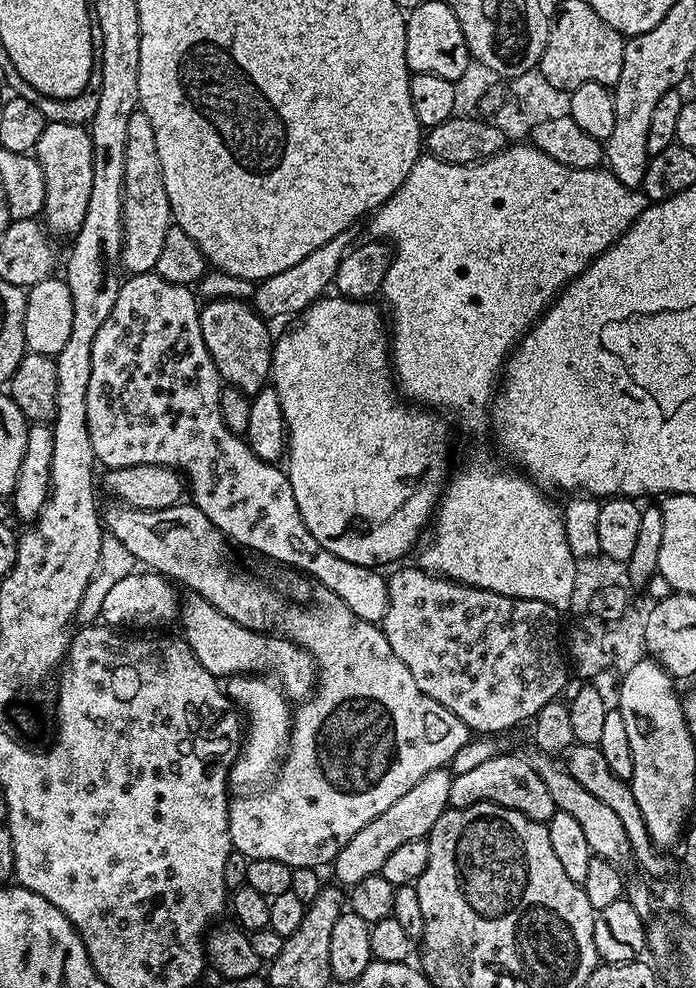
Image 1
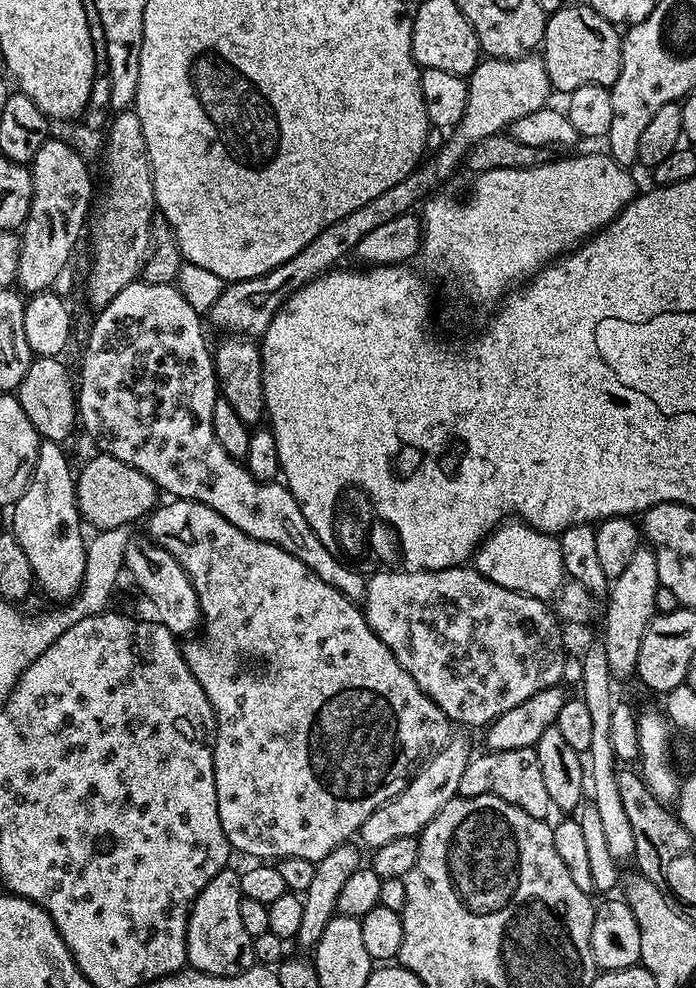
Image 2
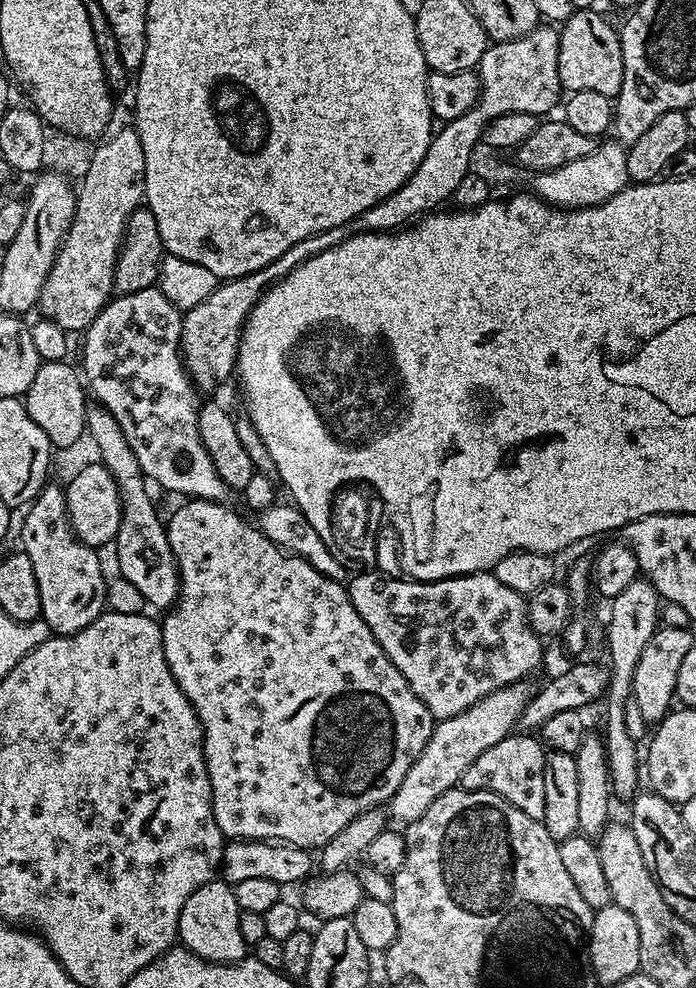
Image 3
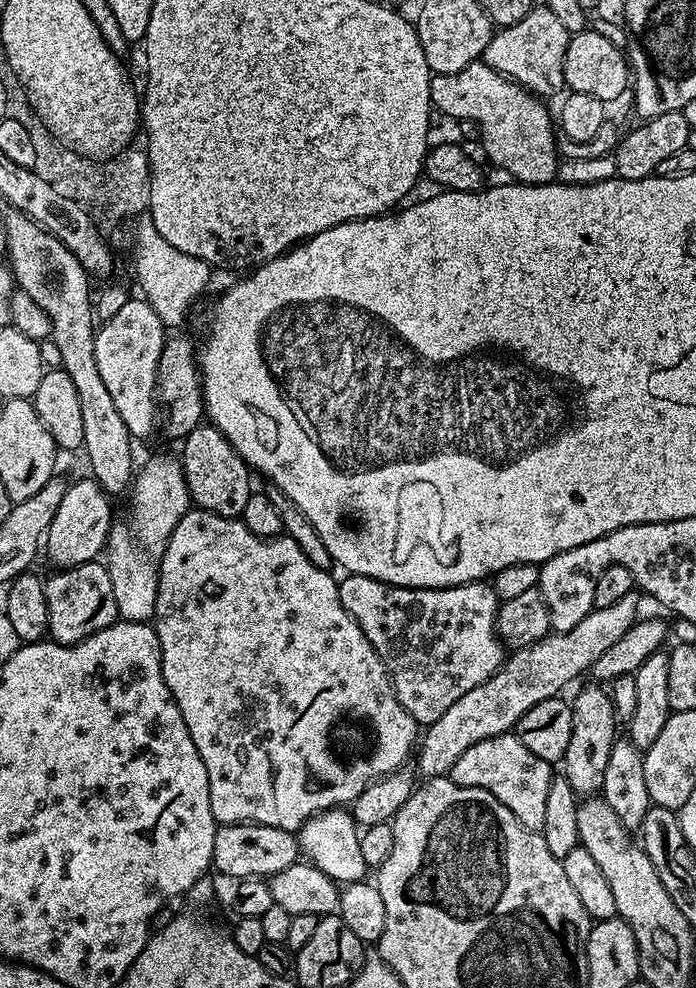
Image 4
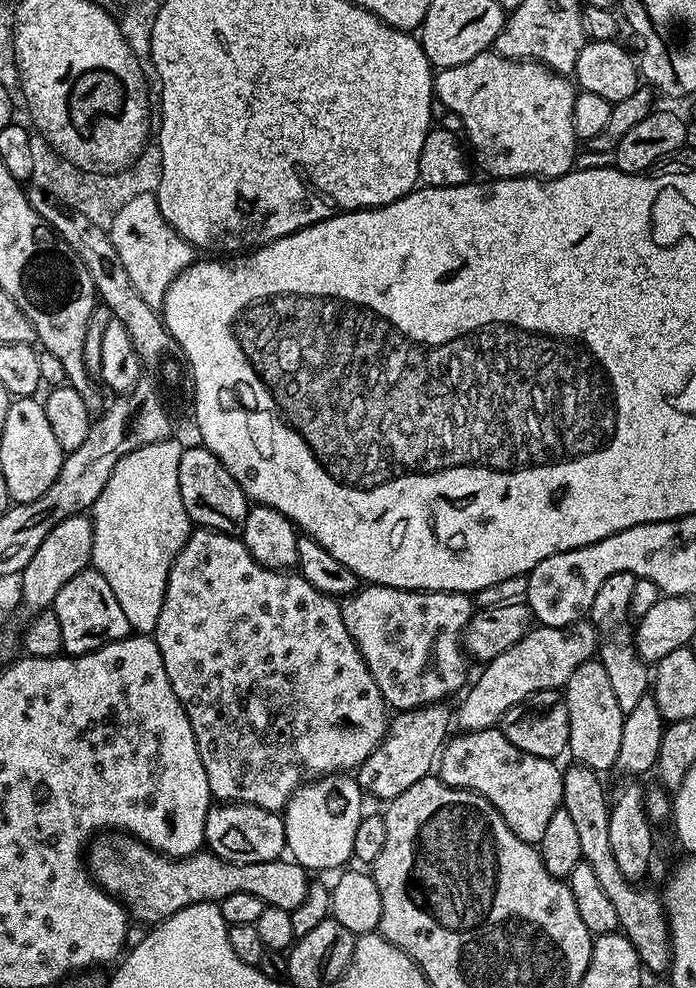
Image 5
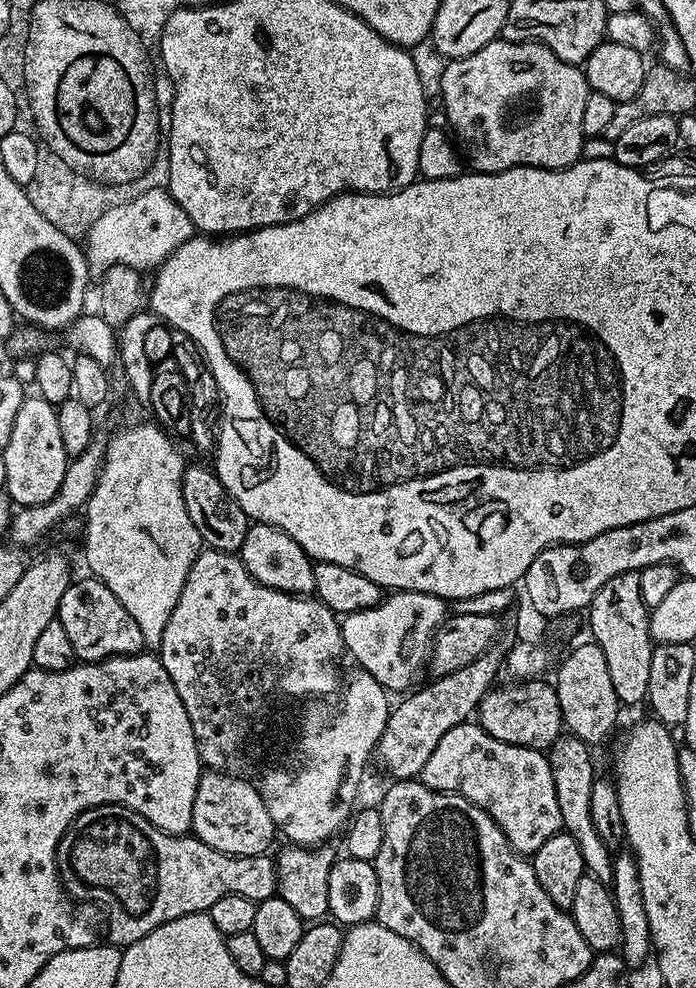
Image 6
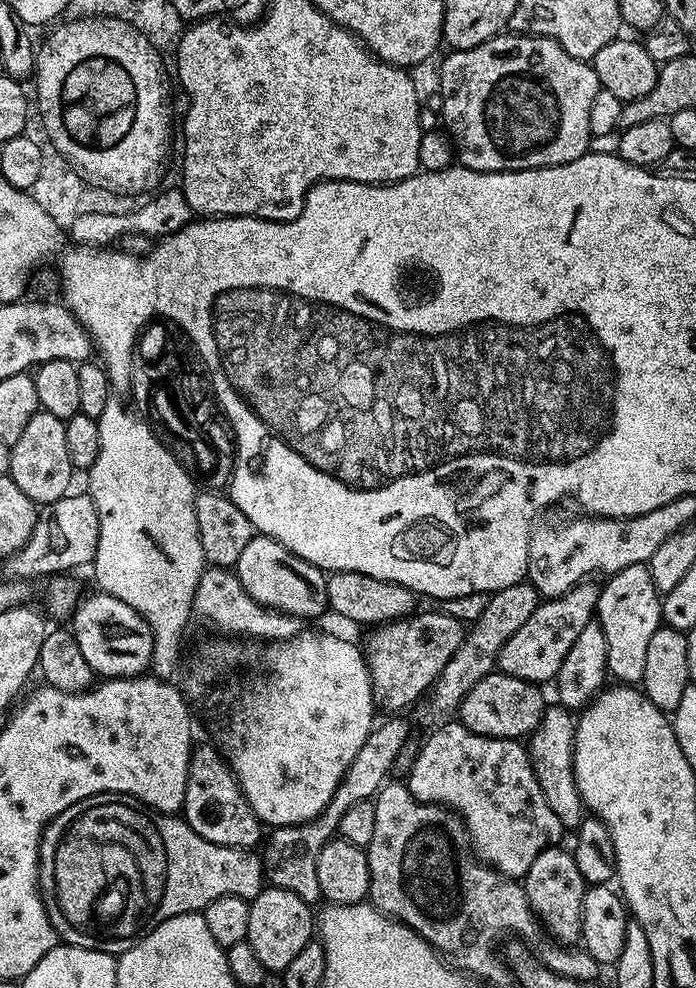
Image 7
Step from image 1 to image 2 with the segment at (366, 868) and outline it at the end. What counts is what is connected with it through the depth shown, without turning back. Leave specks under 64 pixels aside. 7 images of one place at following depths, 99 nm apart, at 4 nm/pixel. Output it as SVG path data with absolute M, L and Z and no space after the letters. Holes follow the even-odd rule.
M449 739L448 745L442 750L427 757L408 785L395 798L378 806L378 810L374 810L370 818L366 818L358 833L359 843L365 849L368 847L368 850L375 850L380 846L386 846L386 842L394 842L394 838L419 837L424 827L434 818L434 814L438 814L438 810L442 810L446 802L460 795L458 782L462 782L462 774L474 755L474 749L466 741L456 739Z

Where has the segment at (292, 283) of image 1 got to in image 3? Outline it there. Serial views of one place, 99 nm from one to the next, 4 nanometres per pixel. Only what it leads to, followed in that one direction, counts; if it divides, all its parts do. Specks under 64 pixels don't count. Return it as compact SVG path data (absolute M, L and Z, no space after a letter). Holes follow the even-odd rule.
M538 26L525 36L489 43L478 65L480 96L476 99L475 106L466 110L466 114L447 121L442 134L432 138L422 162L418 162L418 170L414 170L414 174L410 174L410 178L402 182L402 186L398 186L394 194L390 194L382 202L342 226L334 226L310 238L302 238L302 242L294 242L294 246L290 246L290 250L286 250L282 258L274 258L270 266L262 266L262 270L254 270L254 274L217 283L216 289L208 298L185 311L180 350L193 385L201 393L212 394L228 375L233 375L236 349L240 347L244 323L264 293L283 276L302 266L302 262L306 262L314 254L322 254L324 250L338 246L347 236L356 236L359 232L390 232L403 229L417 218L423 218L439 209L443 200L451 201L459 190L459 183L469 174L470 150L480 142L484 127L492 119L511 112L530 114L537 118L547 117L551 113L548 111L556 103L557 107L562 100L558 78L559 41L560 34L555 27Z

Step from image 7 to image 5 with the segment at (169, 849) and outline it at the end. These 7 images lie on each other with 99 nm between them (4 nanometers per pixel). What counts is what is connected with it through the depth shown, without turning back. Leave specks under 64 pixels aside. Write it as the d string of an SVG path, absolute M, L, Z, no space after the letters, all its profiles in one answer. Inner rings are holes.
M112 830L107 834L97 835L87 845L86 867L92 879L104 891L124 905L129 917L133 921L141 920L144 926L155 926L160 921L178 914L178 910L203 900L218 902L222 898L226 898L226 894L255 894L257 898L262 898L264 905L269 908L292 912L298 906L302 906L310 883L309 873L301 864L297 864L291 858L281 858L270 862L235 864L229 860L220 860L207 850L195 852L193 856L173 858L164 855L163 852L156 851L155 848L149 848L148 845L137 840L135 836L125 834L120 830Z

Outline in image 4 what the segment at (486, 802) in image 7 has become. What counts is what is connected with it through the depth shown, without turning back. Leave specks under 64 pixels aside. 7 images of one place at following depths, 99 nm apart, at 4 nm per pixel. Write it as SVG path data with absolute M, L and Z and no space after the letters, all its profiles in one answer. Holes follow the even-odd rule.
M505 734L474 742L474 746L470 746L470 750L464 751L462 758L454 762L450 775L458 786L481 788L494 794L494 798L498 798L498 802L502 802L502 806L506 806L506 810L522 822L522 826L540 830L546 822L546 798L550 795L554 779L552 771L553 765L538 758L538 754L530 754L515 734Z

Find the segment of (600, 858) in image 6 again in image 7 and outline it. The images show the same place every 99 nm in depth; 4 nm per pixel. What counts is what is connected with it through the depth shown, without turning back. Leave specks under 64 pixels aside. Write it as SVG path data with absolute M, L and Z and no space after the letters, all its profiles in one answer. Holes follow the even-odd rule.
M552 702L544 709L540 724L527 737L526 747L532 763L534 774L544 791L546 803L550 810L558 814L558 822L562 822L565 830L579 828L586 815L582 798L578 794L578 782L574 782L574 734L577 717L559 702Z

